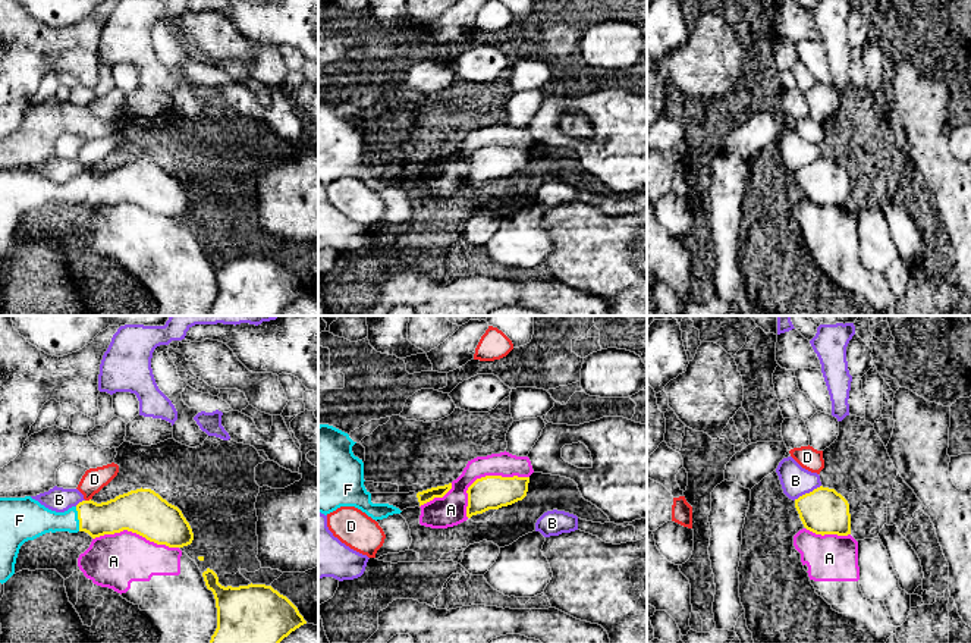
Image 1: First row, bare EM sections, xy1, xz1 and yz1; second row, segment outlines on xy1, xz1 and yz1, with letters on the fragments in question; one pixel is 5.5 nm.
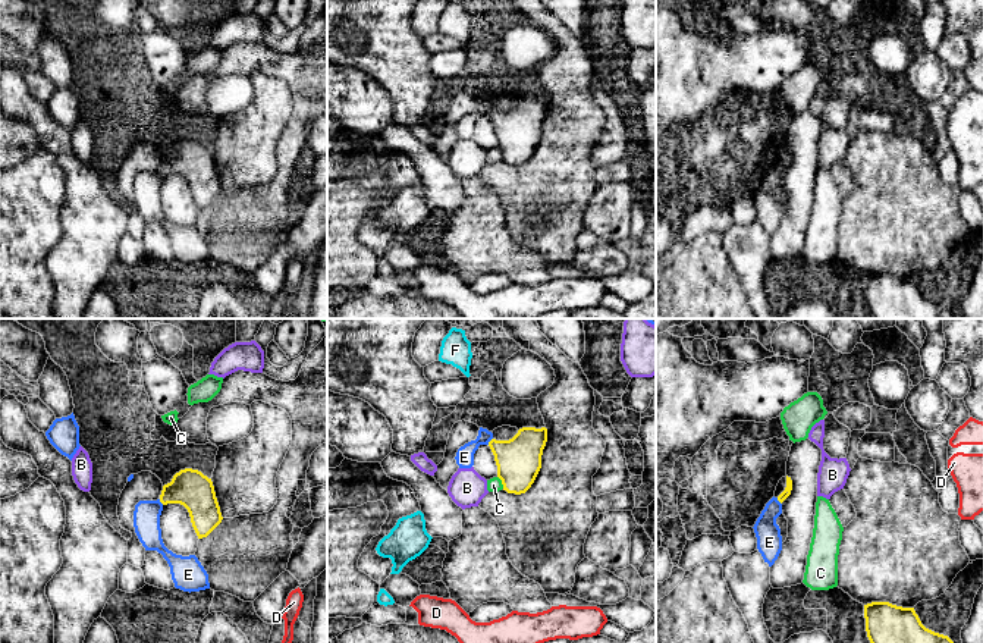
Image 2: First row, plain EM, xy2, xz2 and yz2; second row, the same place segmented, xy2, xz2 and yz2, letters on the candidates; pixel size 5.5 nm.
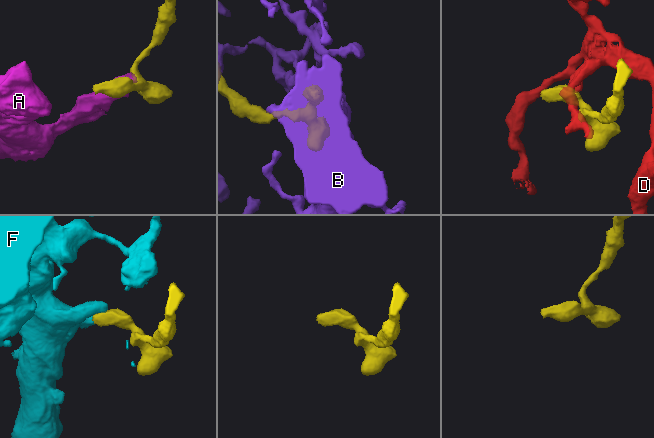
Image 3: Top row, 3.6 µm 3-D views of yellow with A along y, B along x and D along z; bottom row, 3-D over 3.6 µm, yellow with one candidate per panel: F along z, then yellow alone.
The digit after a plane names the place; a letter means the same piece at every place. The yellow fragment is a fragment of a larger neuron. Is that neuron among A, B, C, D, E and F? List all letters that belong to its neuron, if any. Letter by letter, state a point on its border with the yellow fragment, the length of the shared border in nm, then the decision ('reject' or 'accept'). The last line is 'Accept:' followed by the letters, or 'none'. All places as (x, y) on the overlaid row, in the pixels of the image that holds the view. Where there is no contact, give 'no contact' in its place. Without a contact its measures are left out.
A: contact xz1 (486, 476); length 420 nm; reject
B: contact yz1 (807, 493); length 170 nm; reject
C: contact xz2 (502, 482); length 80 nm; reject
D: contact xy1 (87, 501); length 40 nm; reject
E: contact xz2 (490, 441); length 50 nm; reject
F: contact xy1 (78, 518); length 140 nm; accept
Accept: F

